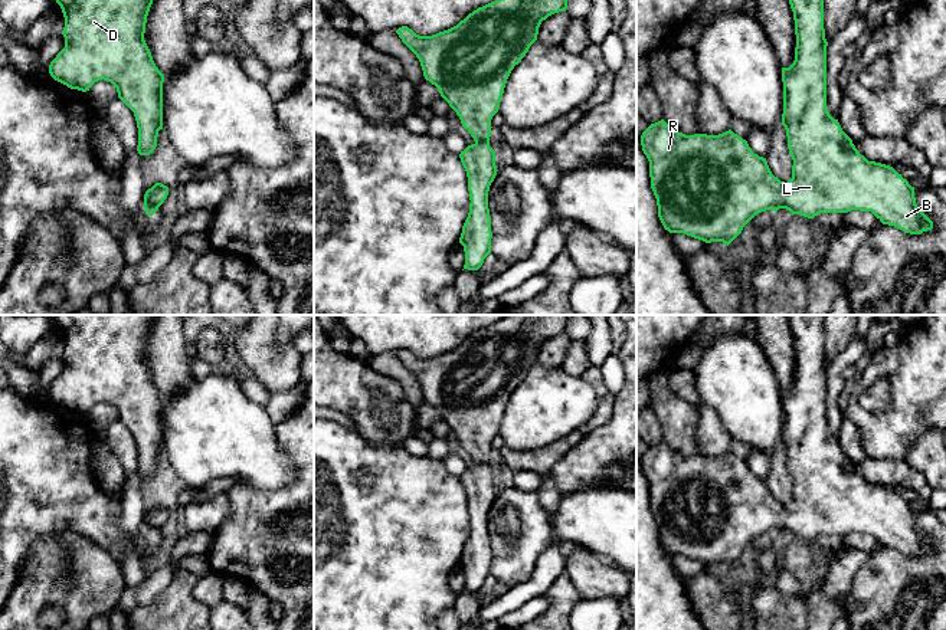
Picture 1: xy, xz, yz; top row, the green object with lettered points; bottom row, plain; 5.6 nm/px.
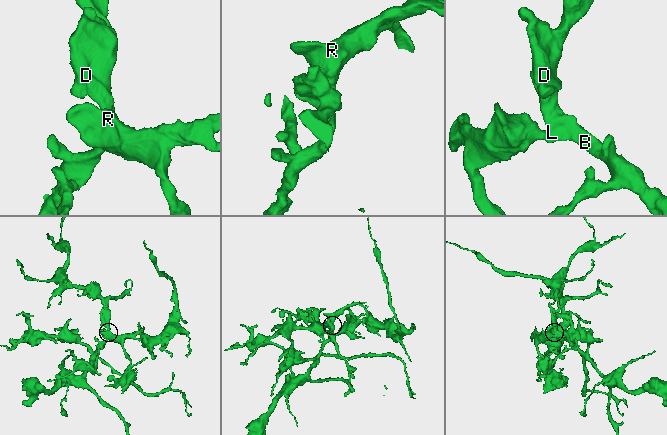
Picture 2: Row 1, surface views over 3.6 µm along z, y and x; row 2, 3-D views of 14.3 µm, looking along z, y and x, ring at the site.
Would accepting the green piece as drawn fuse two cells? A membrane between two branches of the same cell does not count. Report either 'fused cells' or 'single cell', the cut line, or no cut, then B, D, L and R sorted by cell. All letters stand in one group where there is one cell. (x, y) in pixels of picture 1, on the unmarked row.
single cell | no cut | B D L R

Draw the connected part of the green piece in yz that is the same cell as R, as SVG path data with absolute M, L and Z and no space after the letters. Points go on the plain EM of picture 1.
M825 315L788 316L796 370L793 385L782 390L782 447L793 482L792 501L785 505L775 499L766 480L754 476L747 463L731 452L718 457L685 457L661 442L642 455L641 467L649 483L651 511L664 551L706 565L723 564L729 568L756 537L786 531L808 541L819 535L871 534L883 547L904 555L922 557L932 552L933 544L916 526L914 509L893 489L861 478L838 442L828 434Z

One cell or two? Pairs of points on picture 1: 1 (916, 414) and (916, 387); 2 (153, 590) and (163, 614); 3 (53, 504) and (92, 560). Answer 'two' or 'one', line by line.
1: one
2: two
3: two

